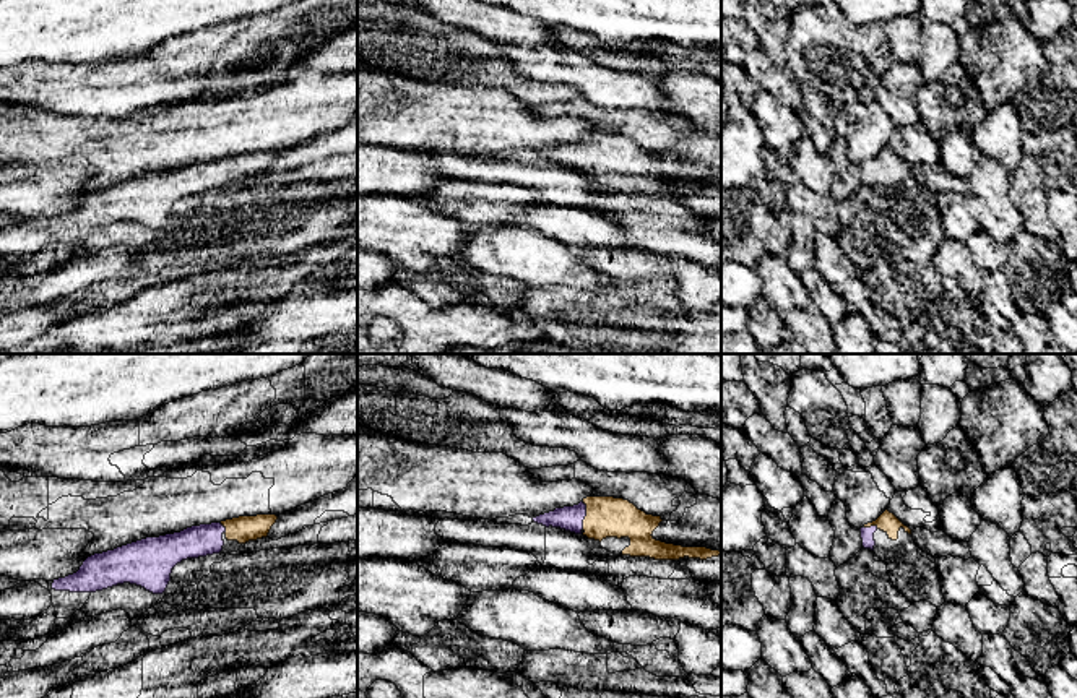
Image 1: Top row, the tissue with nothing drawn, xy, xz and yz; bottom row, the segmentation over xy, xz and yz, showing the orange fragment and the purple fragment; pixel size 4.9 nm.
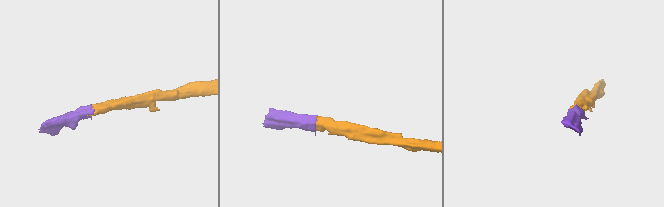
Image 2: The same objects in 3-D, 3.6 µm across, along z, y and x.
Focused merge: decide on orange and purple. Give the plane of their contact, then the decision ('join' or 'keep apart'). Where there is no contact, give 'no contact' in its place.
contact in xz; join

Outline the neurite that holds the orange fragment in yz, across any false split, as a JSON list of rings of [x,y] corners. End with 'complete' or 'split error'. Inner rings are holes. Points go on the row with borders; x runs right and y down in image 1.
[[[885,510],[876,521],[864,524],[861,531],[863,547],[874,550],[876,541],[874,532],[877,529],[884,531],[889,539],[897,541],[898,531],[905,529],[905,532],[911,534],[911,529],[905,526],[893,513]]]; split error

